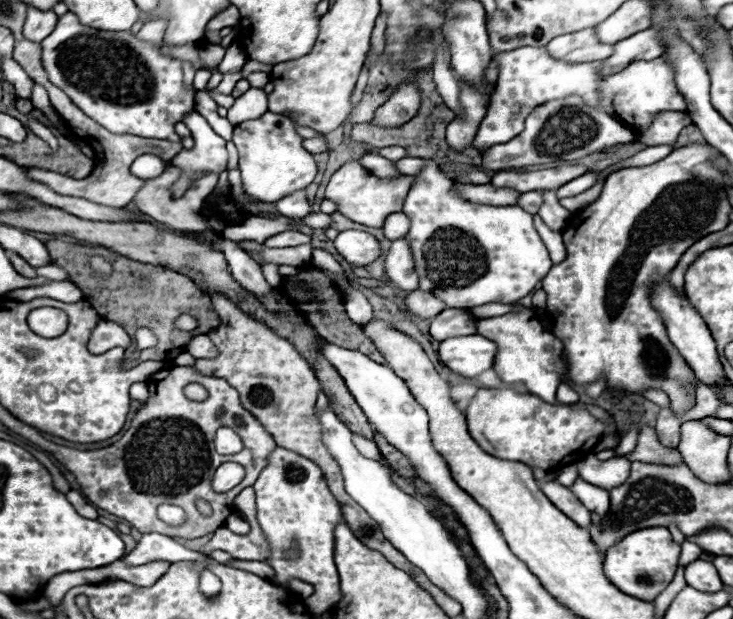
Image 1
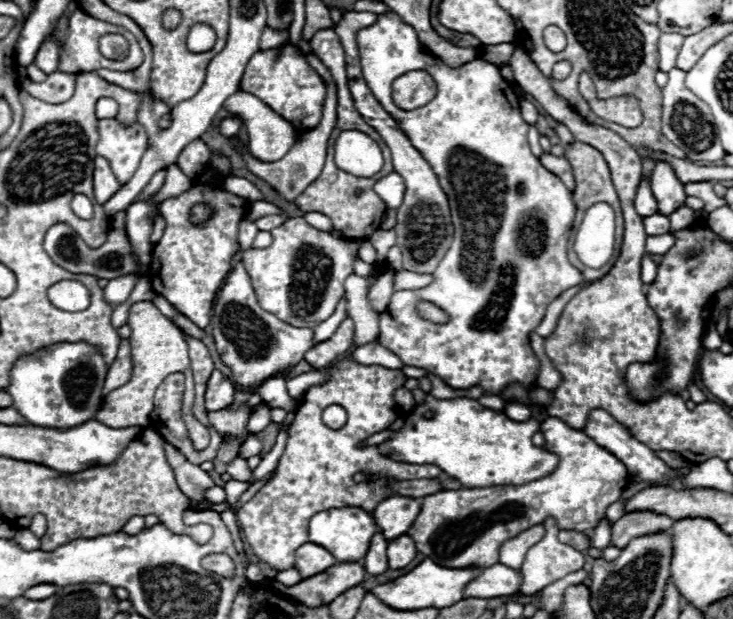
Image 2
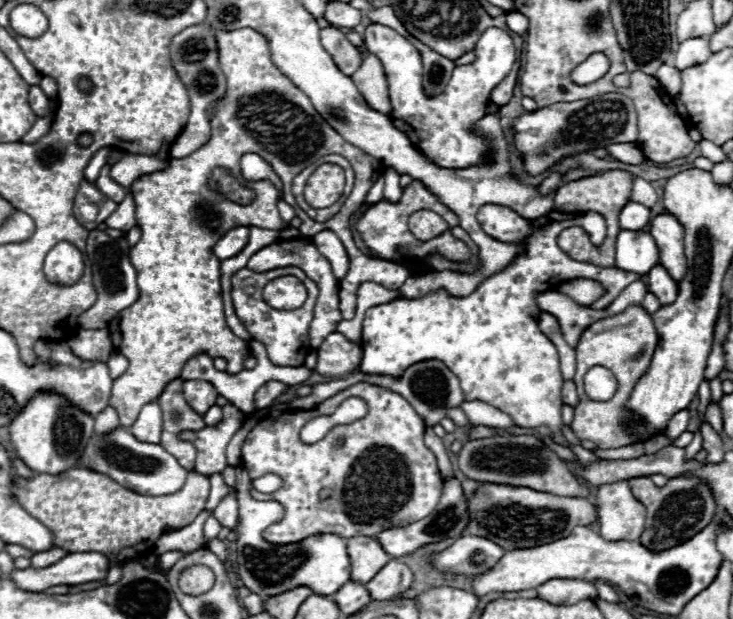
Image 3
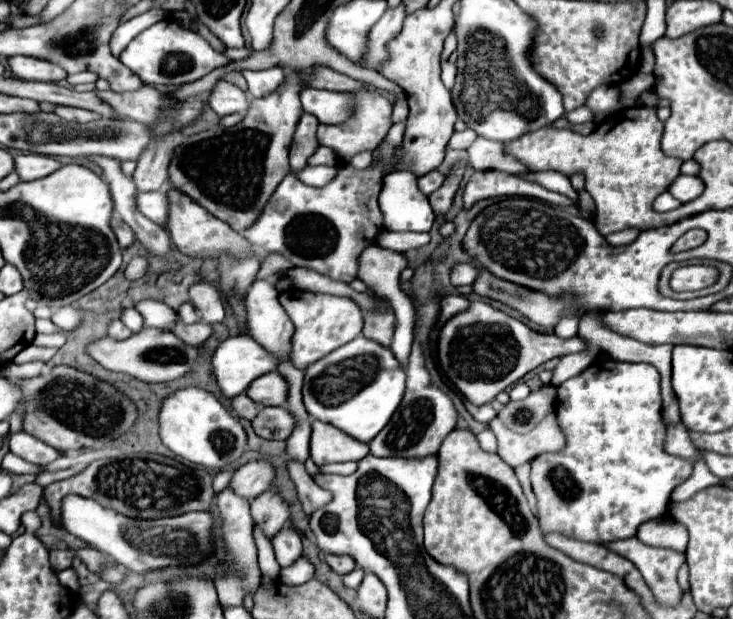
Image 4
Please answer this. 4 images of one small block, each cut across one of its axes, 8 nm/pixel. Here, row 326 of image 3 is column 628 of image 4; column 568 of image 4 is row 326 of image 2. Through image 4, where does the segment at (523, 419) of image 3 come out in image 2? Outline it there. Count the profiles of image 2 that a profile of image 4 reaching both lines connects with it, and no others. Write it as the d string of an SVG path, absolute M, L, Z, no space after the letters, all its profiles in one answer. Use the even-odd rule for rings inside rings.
M386 12L386 14L380 14L378 20L372 24L372 26L363 28L358 32L356 36L356 44L358 44L360 64L362 64L362 70L364 70L364 80L368 84L368 88L372 90L372 94L378 98L378 102L382 104L382 108L398 122L398 126L406 132L406 136L410 138L410 142L422 152L422 156L432 164L434 168L434 174L438 176L438 182L442 186L442 190L446 192L448 200L450 200L450 210L452 210L452 224L454 224L454 240L452 240L452 246L448 248L446 256L442 258L442 262L438 264L438 268L432 272L434 280L430 282L430 286L426 288L420 288L420 290L400 290L400 292L394 292L392 298L390 298L390 306L380 314L380 334L378 334L378 342L382 342L382 346L386 346L390 352L398 354L398 358L402 358L402 362L406 366L416 366L416 368L424 368L424 370L430 370L432 374L438 374L448 386L482 386L482 390L486 394L500 394L506 386L514 384L514 382L520 382L526 390L534 390L538 384L536 384L536 376L538 376L538 368L540 368L540 360L536 358L536 354L532 352L530 348L530 340L528 340L528 334L542 322L544 318L544 312L548 308L548 304L558 298L564 290L572 288L572 286L578 286L584 282L584 276L578 268L574 268L570 262L568 262L568 256L566 256L566 244L568 244L568 238L570 238L570 232L572 232L572 224L574 224L574 212L576 212L576 206L574 206L574 200L572 200L572 192L562 184L562 180L552 174L550 170L546 170L540 160L530 152L530 146L528 146L528 128L530 124L526 124L522 120L522 114L520 114L520 100L518 96L514 94L514 88L510 82L506 82L500 74L500 68L486 62L486 60L474 60L474 62L468 62L460 68L448 68L440 58L436 56L430 56L428 52L422 50L420 42L418 42L418 36L416 32L404 24L394 12ZM410 70L426 70L434 82L436 82L436 96L434 100L430 100L426 104L426 108L420 108L420 110L400 110L398 106L394 106L392 102L392 82L410 72ZM478 268L486 268L484 276L478 280ZM418 302L432 302L434 306L442 308L446 314L448 314L448 322L446 324L434 324L426 318L422 318L416 310L416 304Z

